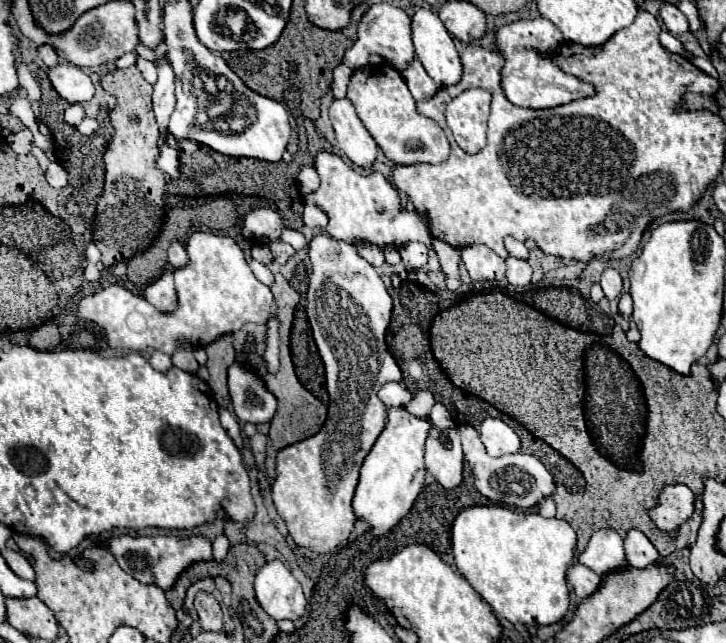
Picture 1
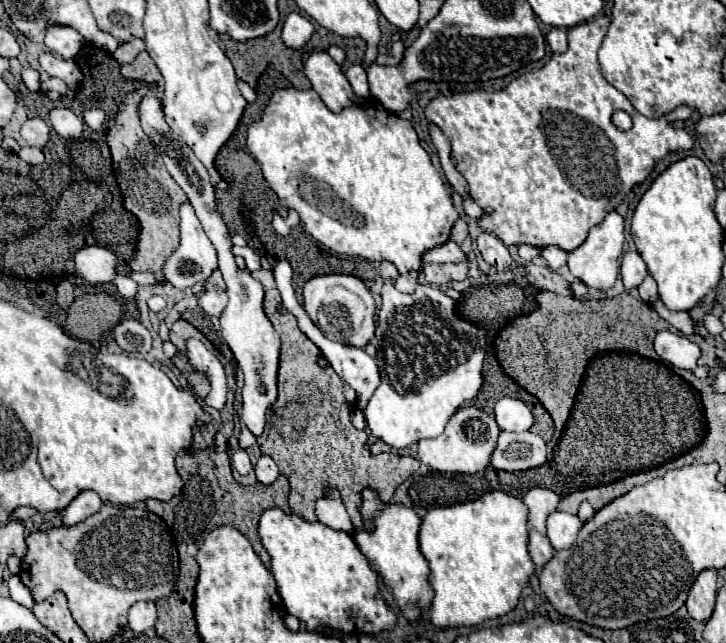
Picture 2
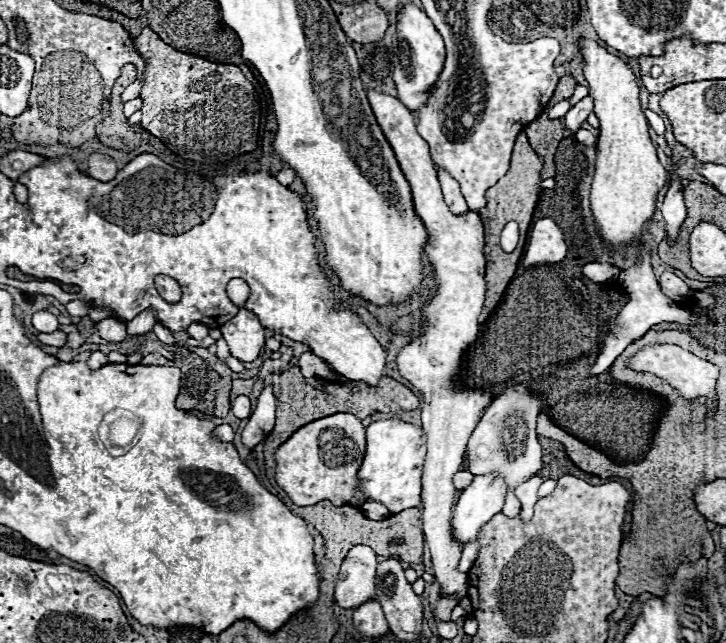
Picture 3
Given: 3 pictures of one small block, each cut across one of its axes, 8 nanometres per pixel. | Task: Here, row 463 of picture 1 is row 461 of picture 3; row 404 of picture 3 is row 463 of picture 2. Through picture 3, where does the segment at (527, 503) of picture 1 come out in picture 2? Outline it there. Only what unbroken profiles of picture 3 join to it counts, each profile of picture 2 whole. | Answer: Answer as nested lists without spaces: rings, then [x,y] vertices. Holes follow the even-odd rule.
[[[500,432],[490,466],[504,472],[518,472],[546,462],[546,442],[532,432]]]

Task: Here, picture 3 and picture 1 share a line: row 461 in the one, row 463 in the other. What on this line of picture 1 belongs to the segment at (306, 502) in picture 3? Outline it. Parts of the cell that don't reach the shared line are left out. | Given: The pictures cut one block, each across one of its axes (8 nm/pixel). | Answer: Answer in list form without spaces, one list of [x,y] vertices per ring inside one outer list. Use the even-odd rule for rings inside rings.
[[[316,234],[310,240],[308,248],[310,248],[312,276],[308,284],[306,316],[314,332],[314,342],[322,356],[324,372],[328,378],[326,380],[326,390],[330,396],[328,418],[316,436],[286,446],[278,452],[276,456],[278,476],[272,484],[272,498],[296,546],[304,546],[316,554],[322,554],[322,552],[332,552],[338,544],[342,544],[358,522],[358,518],[354,516],[352,498],[354,498],[354,488],[358,486],[360,466],[368,456],[370,448],[374,446],[378,434],[386,426],[386,406],[378,400],[376,392],[384,382],[392,382],[392,380],[400,382],[402,370],[396,364],[386,344],[386,330],[392,314],[392,298],[386,292],[384,282],[376,274],[374,266],[358,254],[356,246],[334,244],[334,240],[326,234]]]

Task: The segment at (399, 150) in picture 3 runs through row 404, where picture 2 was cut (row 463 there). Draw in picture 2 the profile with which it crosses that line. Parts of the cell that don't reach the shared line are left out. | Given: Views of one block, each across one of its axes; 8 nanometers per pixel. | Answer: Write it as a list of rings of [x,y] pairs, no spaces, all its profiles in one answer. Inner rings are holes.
[[[460,408],[446,424],[442,436],[434,440],[418,442],[418,460],[428,468],[442,474],[476,474],[484,472],[490,464],[490,452],[494,450],[500,428],[492,416],[478,408]]]

